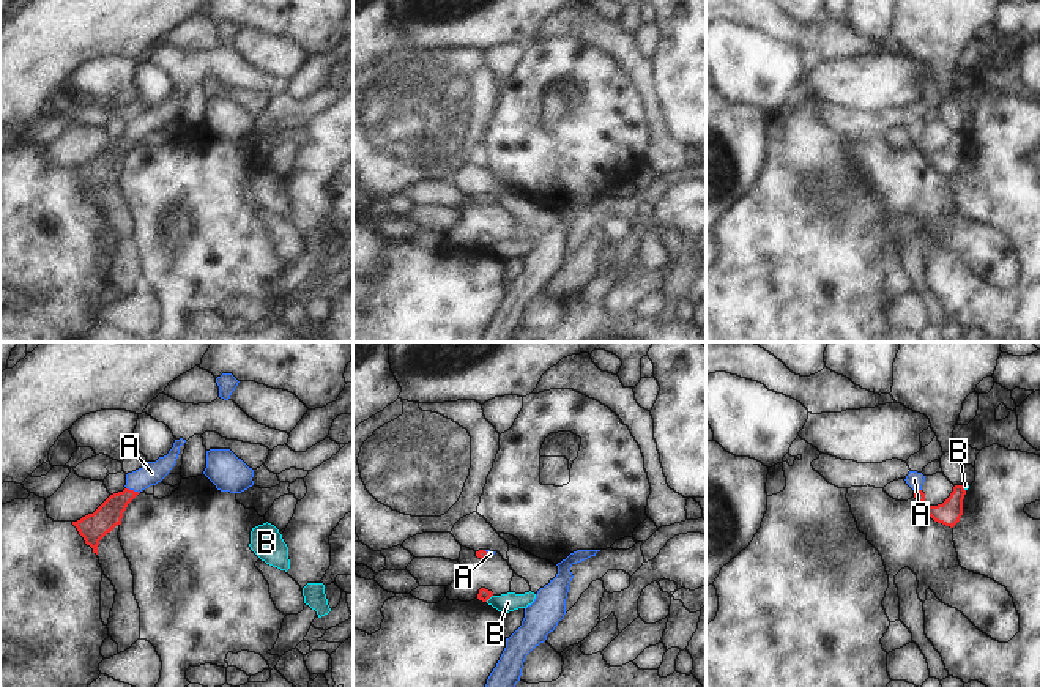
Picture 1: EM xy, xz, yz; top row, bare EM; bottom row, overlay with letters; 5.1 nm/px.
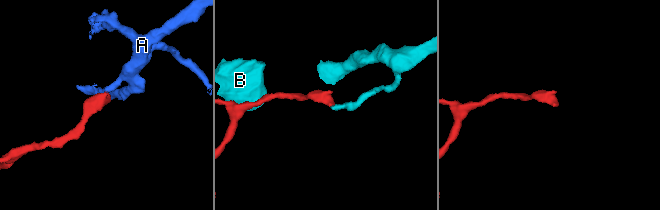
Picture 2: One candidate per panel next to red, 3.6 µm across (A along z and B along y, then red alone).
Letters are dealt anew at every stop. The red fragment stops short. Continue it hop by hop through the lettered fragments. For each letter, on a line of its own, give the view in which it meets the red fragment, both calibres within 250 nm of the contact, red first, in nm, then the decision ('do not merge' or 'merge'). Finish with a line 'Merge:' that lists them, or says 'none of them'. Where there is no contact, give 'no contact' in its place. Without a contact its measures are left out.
A: xy | 140/120 nm | merge
B: xz | 70/100 nm | do not merge
Merge: A

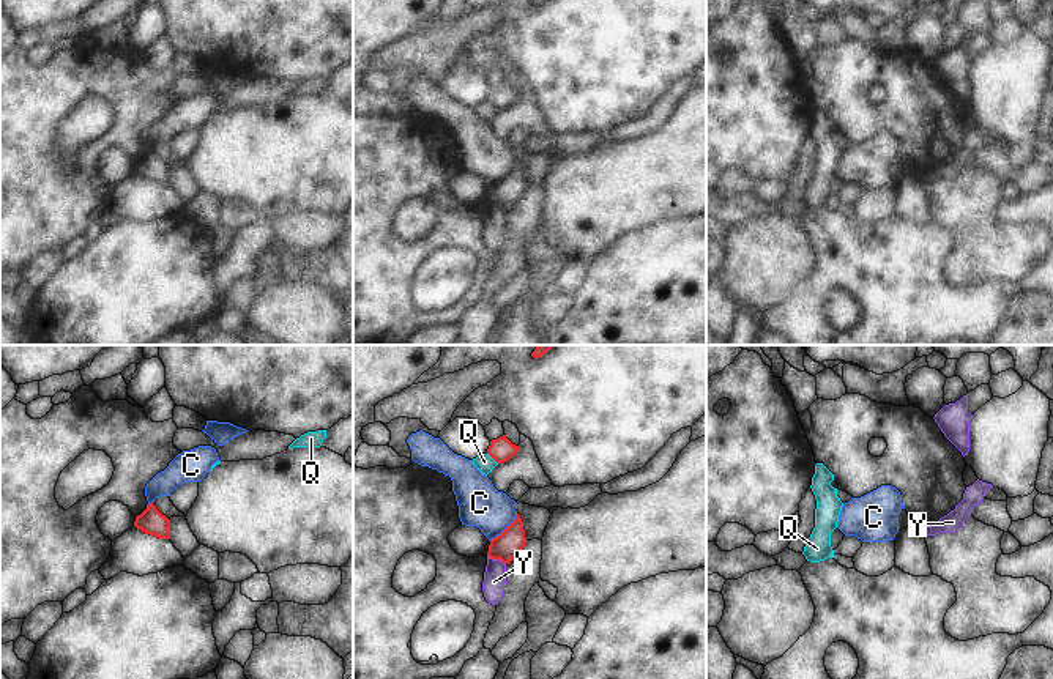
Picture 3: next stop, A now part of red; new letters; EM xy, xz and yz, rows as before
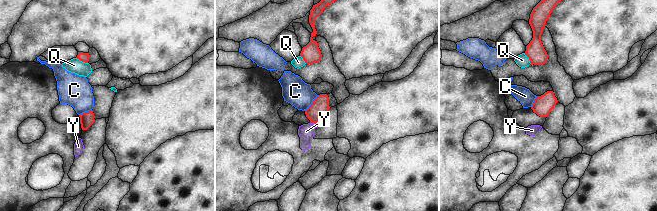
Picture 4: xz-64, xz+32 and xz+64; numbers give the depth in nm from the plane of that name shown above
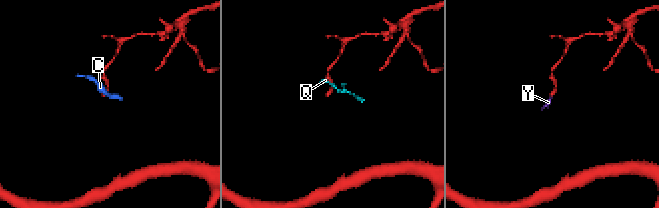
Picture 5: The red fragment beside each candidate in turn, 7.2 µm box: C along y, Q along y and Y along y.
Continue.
C: xz | 140/220 nm | do not merge
Q: xz | 120/90 nm | do not merge
Y: xz | 140/110 nm | do not merge
Merge: none of them

